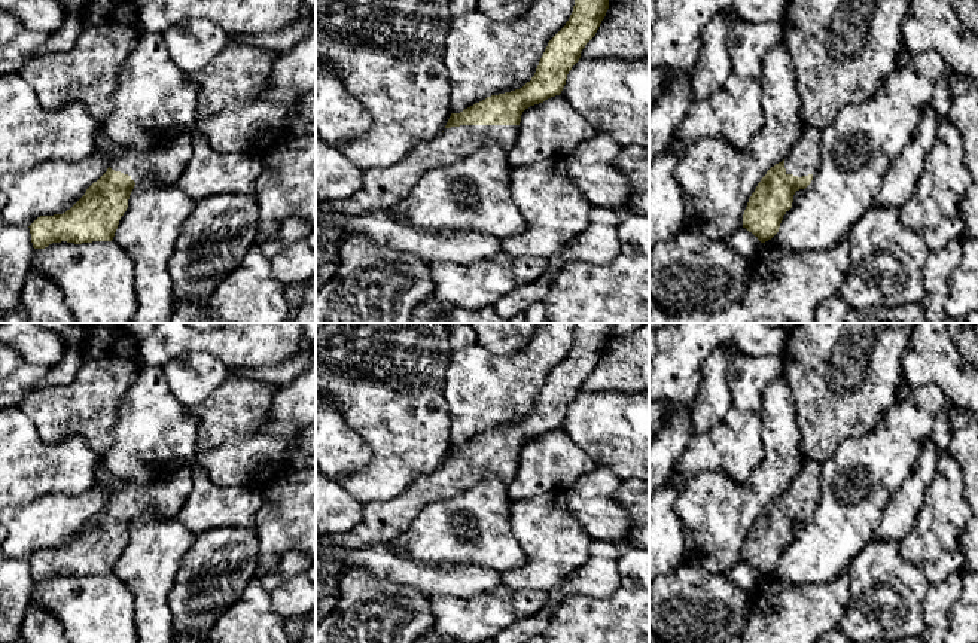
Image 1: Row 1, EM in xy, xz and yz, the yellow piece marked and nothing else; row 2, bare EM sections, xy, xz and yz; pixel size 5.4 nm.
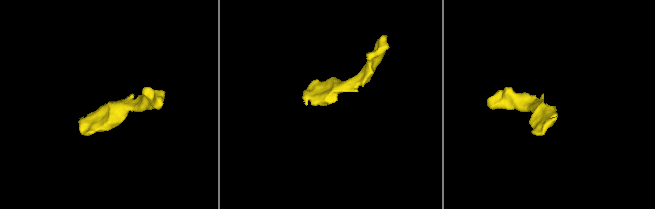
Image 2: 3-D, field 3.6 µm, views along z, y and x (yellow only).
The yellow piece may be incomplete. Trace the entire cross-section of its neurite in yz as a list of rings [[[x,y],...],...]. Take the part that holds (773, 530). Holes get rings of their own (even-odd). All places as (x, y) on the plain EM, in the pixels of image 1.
[[[804,458],[789,488],[758,516],[743,548],[743,561],[761,576],[771,573],[783,549],[792,542],[793,528],[805,522],[820,499],[820,463]]]

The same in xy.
[[[100,458],[94,485],[109,490],[107,505],[70,543],[40,549],[28,560],[34,582],[61,575],[112,575],[135,516],[156,511],[162,518],[176,518],[191,493],[192,472],[185,466],[149,485],[132,485],[116,481]]]

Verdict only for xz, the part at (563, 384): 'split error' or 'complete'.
split error

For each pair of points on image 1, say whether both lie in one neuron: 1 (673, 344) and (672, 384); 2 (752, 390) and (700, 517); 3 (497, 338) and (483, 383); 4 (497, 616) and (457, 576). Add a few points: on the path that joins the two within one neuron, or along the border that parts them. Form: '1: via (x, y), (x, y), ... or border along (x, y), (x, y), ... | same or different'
1: via (673, 354), (670, 357), (670, 374) | same
2: border along (753, 471), (746, 482), (700, 471), (685, 484) | different
3: border along (478, 343), (499, 356), (511, 356), (527, 344) | different
4: border along (502, 585), (472, 597), (444, 596) | different

